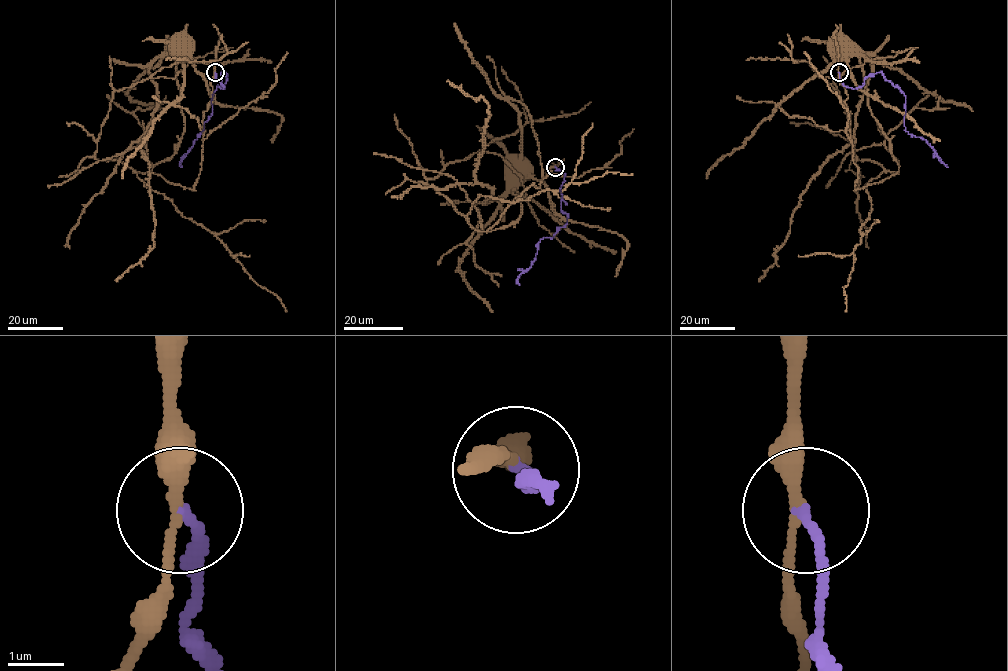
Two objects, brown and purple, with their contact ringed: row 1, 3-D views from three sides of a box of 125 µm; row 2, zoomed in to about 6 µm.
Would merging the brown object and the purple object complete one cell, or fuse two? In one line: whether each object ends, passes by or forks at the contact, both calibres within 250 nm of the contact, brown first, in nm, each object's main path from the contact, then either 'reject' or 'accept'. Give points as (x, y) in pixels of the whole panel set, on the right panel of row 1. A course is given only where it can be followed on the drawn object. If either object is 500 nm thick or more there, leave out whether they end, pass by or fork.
brown passes by; purple ends; calibres 240 and 200 nm; course brown (839, 72), (851, 114), (856, 189), (880, 182), (899, 165), (869, 107), (860, 59), (853, 49), (838, 44); course purple (839, 72), (842, 83), (853, 88), (882, 72), (905, 97), (905, 130), (924, 139), (948, 167); reject

